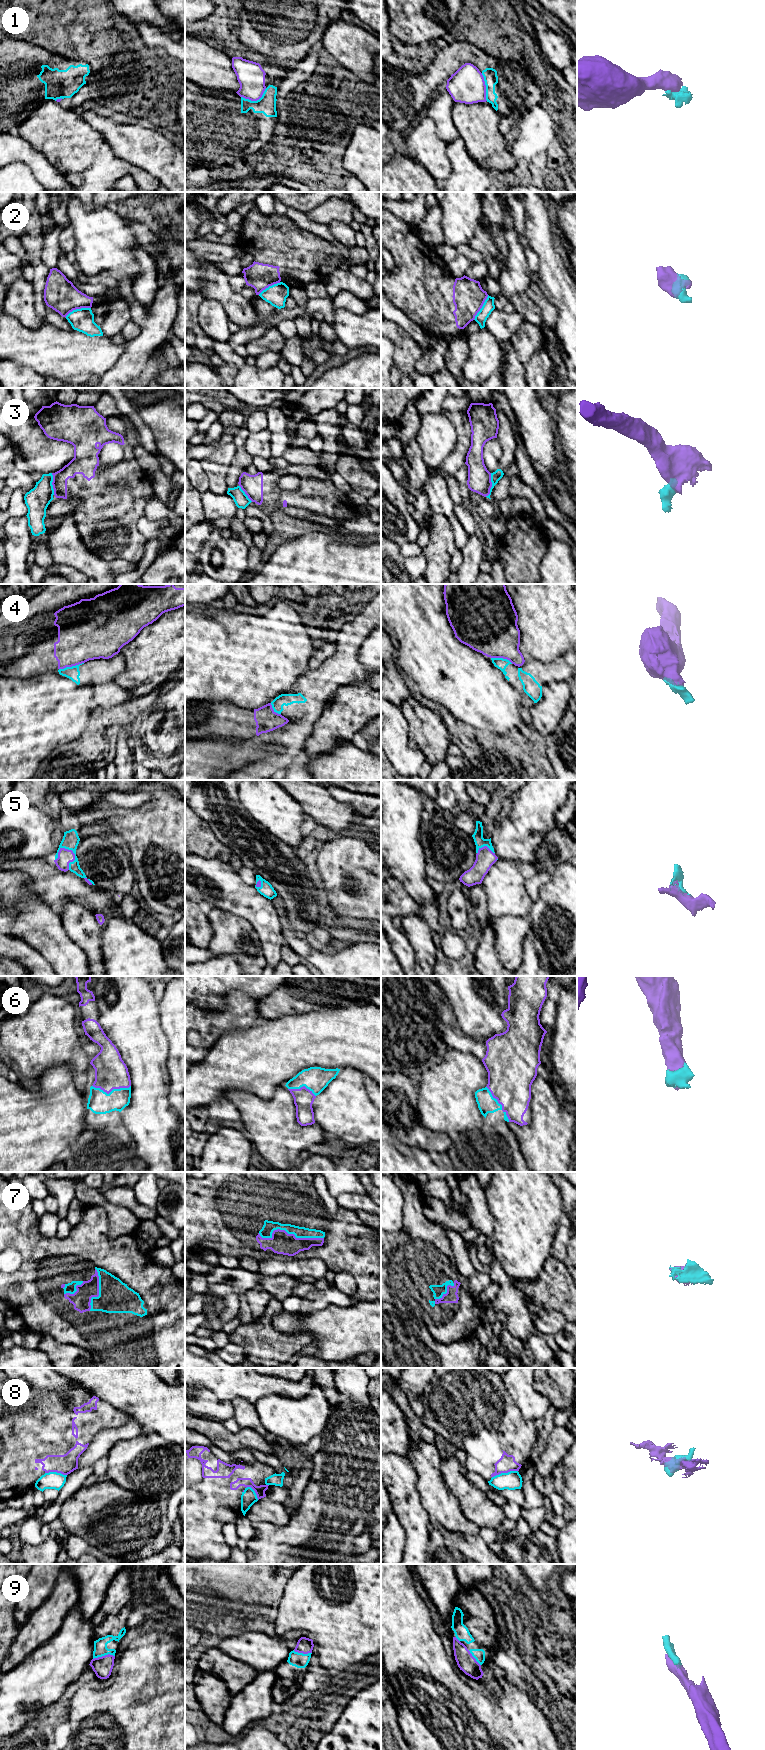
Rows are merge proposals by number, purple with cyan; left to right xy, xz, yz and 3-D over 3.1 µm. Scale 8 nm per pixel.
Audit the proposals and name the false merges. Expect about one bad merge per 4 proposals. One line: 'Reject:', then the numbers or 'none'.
Reject: 1, 2, 3, 4, 8

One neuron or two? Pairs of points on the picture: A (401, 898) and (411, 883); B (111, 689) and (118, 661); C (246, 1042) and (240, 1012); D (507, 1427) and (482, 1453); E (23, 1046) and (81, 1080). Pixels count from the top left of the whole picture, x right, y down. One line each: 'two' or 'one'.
A: two
B: one
C: two
D: one
E: one

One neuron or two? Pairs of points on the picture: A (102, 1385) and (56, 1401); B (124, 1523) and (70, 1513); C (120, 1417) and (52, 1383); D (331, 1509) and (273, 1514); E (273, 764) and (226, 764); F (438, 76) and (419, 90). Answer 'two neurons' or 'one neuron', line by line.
A: two neurons
B: one neuron
C: two neurons
D: two neurons
E: two neurons
F: one neuron

